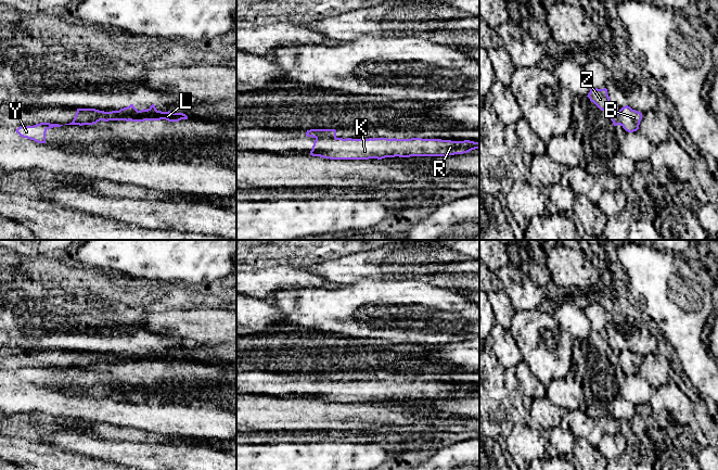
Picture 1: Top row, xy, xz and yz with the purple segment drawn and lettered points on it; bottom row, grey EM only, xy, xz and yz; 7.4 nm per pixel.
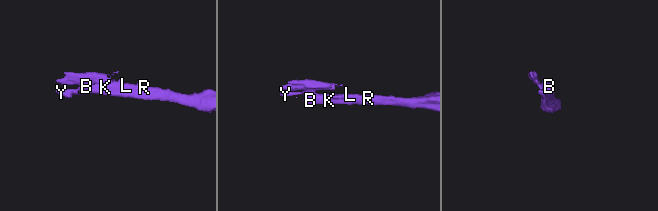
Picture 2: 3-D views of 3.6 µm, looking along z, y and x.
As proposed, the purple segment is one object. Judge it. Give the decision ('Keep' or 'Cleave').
Cleave

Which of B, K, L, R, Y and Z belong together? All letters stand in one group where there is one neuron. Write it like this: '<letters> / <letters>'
B K L R / Y Z

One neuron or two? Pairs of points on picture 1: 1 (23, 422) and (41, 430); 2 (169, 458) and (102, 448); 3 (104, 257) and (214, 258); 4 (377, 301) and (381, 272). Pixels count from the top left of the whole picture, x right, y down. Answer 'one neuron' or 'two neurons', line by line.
1: one neuron
2: one neuron
3: one neuron
4: two neurons

